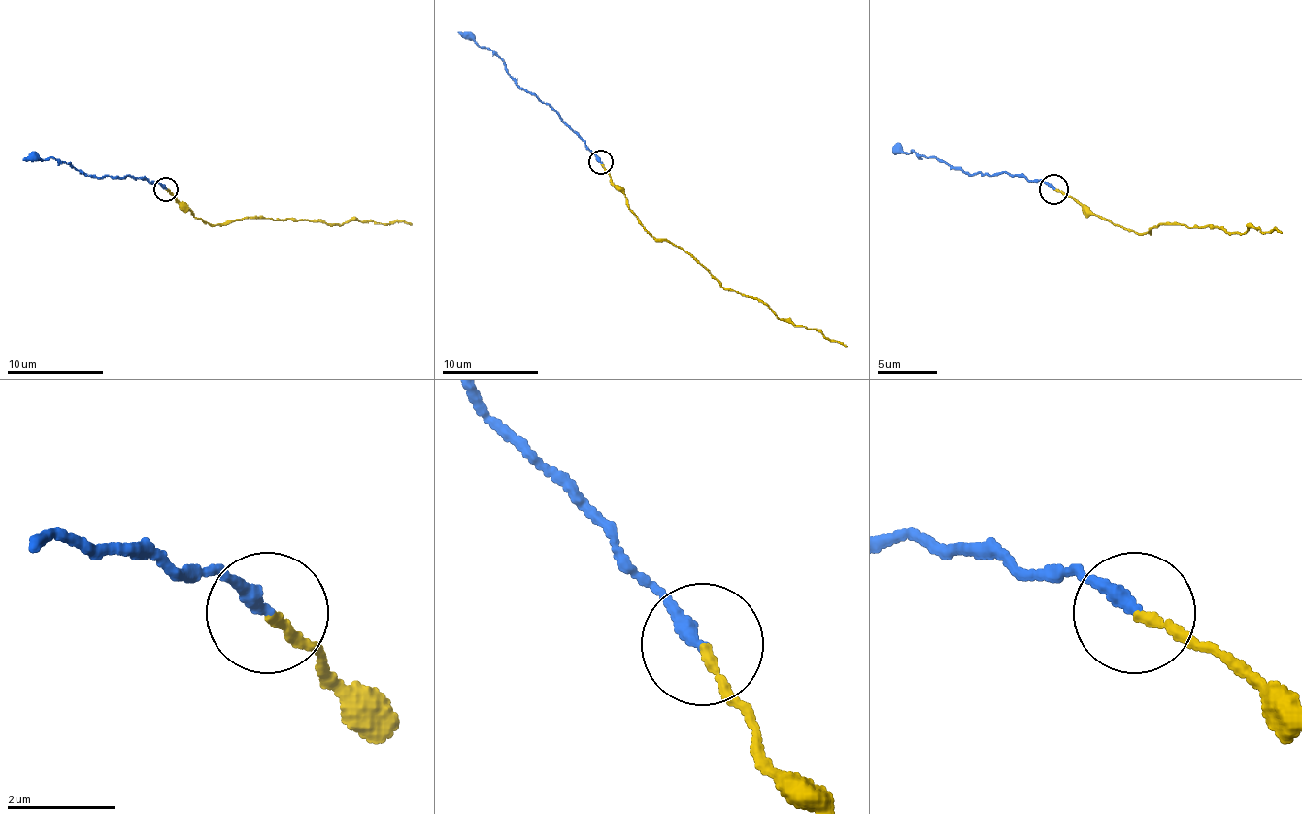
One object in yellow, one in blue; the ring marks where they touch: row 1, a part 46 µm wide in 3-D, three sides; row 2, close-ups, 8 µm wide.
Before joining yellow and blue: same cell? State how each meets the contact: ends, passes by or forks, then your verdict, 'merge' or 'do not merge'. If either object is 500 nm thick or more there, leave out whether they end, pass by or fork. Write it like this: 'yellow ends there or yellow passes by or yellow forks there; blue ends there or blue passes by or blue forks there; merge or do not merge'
yellow ends there; blue ends there; merge

